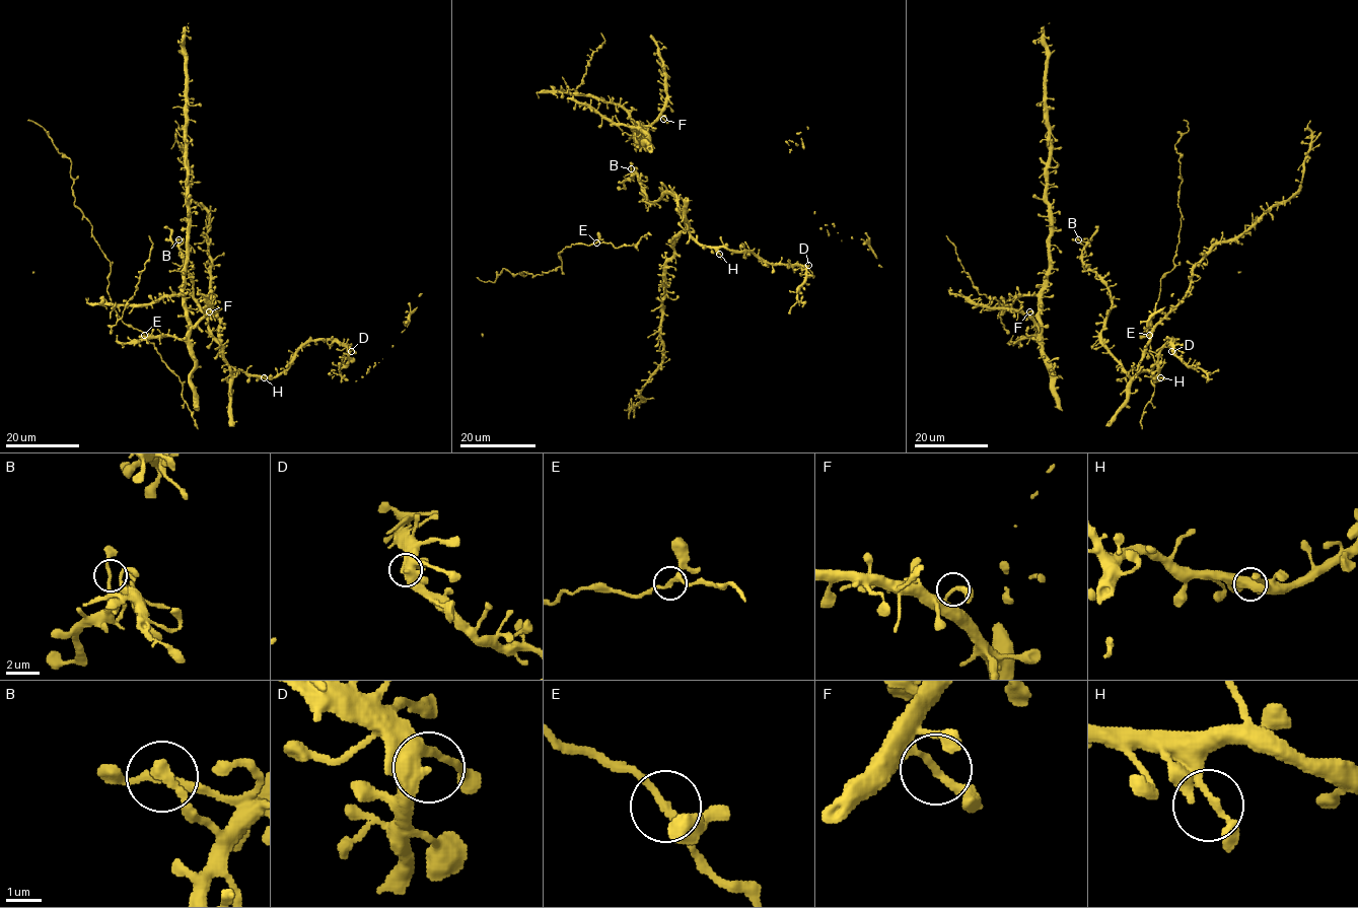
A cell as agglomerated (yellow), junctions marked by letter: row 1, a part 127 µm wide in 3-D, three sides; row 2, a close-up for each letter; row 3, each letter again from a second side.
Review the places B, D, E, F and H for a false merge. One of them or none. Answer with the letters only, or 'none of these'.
none of these

